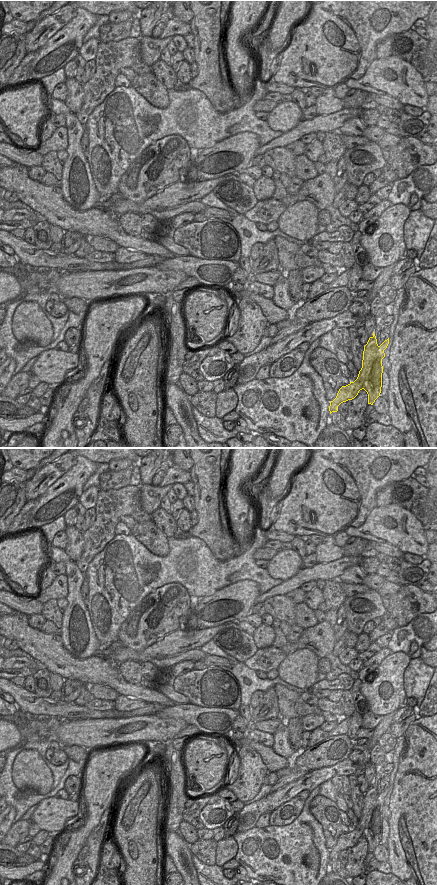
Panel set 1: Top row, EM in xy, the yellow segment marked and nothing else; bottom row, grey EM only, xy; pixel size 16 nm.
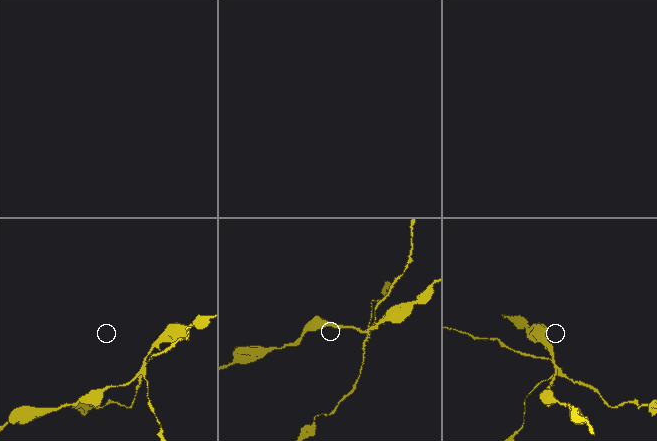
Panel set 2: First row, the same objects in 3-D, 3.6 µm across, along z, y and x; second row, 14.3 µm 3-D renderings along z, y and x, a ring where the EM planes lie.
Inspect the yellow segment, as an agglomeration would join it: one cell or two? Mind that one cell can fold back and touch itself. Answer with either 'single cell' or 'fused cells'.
fused cells

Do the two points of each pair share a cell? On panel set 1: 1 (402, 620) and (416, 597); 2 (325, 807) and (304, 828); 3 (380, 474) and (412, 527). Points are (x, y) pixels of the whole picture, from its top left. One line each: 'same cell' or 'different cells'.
1: same cell
2: different cells
3: different cells

